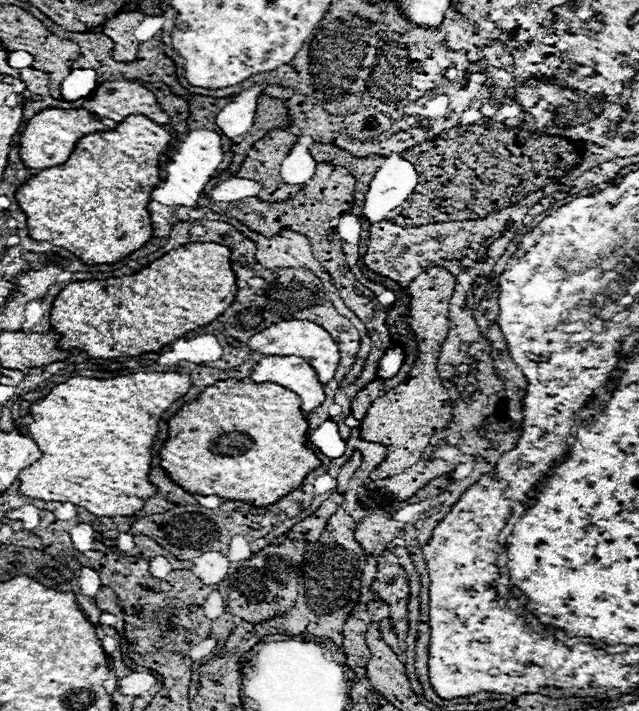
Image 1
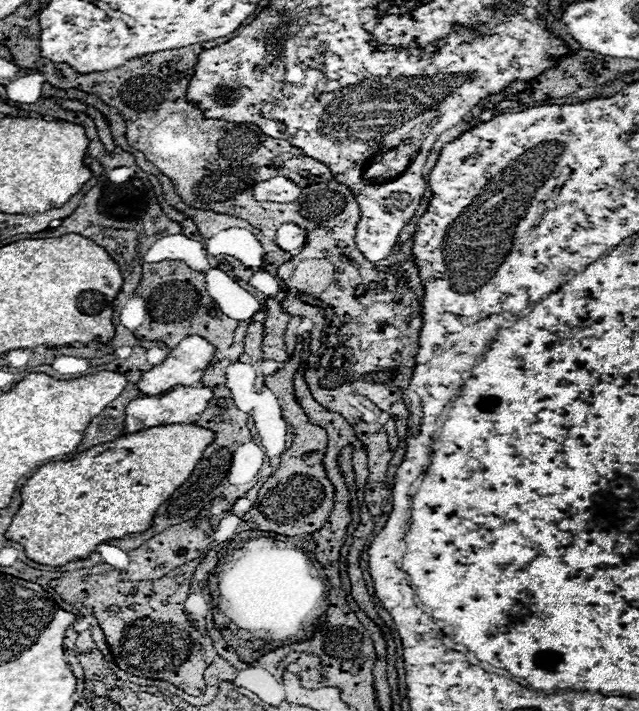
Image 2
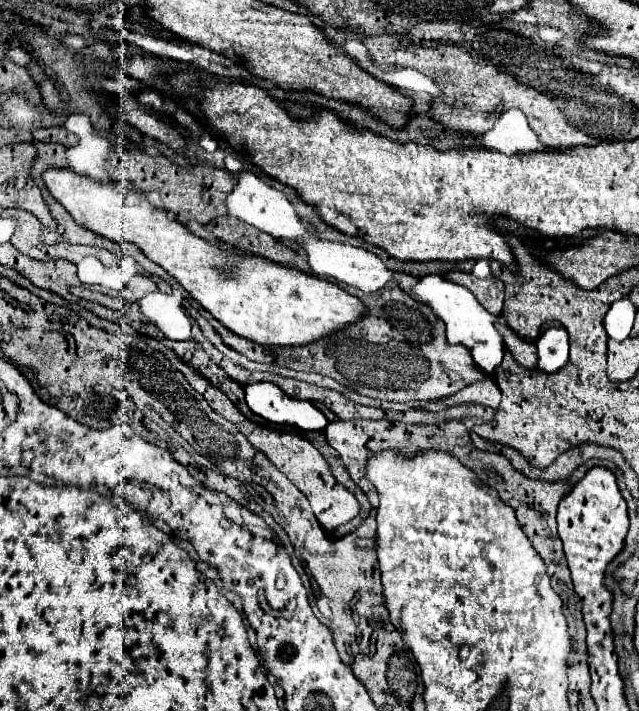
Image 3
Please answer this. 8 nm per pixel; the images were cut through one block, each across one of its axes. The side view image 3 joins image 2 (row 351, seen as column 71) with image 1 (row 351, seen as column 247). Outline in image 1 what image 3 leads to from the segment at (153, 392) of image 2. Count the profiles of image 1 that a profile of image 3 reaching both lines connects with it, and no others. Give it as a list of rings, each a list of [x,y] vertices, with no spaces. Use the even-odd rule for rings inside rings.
[[[288,320],[288,322],[272,324],[262,332],[256,332],[250,338],[248,348],[260,354],[300,354],[300,358],[308,358],[308,362],[312,362],[312,368],[316,370],[316,376],[320,378],[322,384],[334,378],[334,372],[340,362],[340,352],[334,338],[322,326],[308,320]]]

